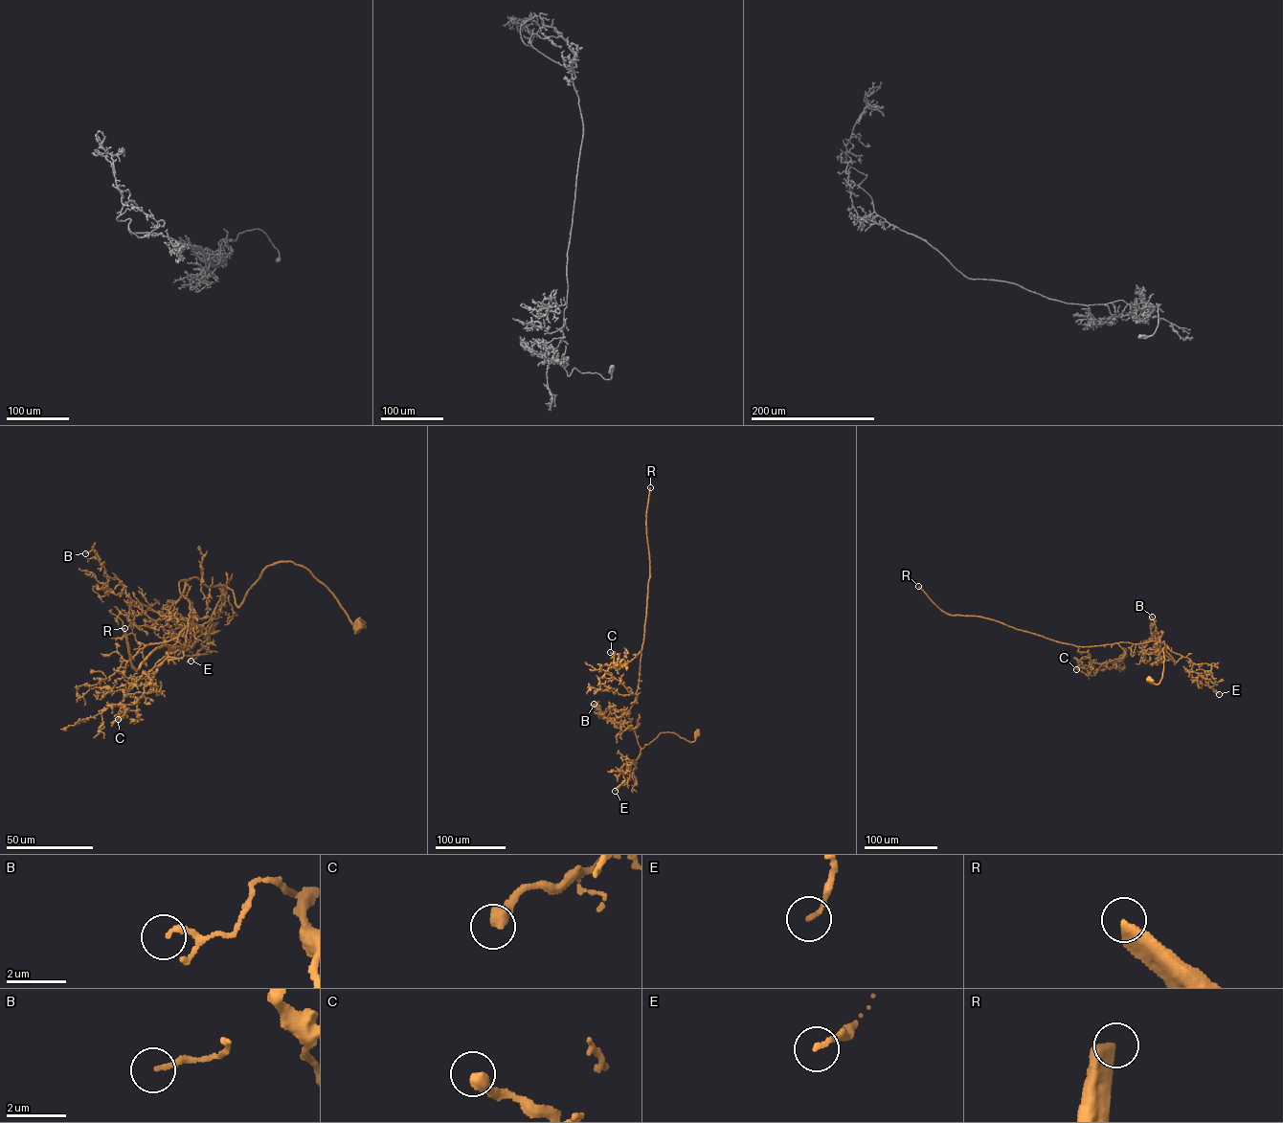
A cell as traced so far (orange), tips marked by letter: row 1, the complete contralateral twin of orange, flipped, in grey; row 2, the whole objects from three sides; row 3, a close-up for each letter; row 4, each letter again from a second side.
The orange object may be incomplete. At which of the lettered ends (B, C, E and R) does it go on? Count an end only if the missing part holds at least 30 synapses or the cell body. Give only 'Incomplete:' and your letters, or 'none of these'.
Incomplete: R

